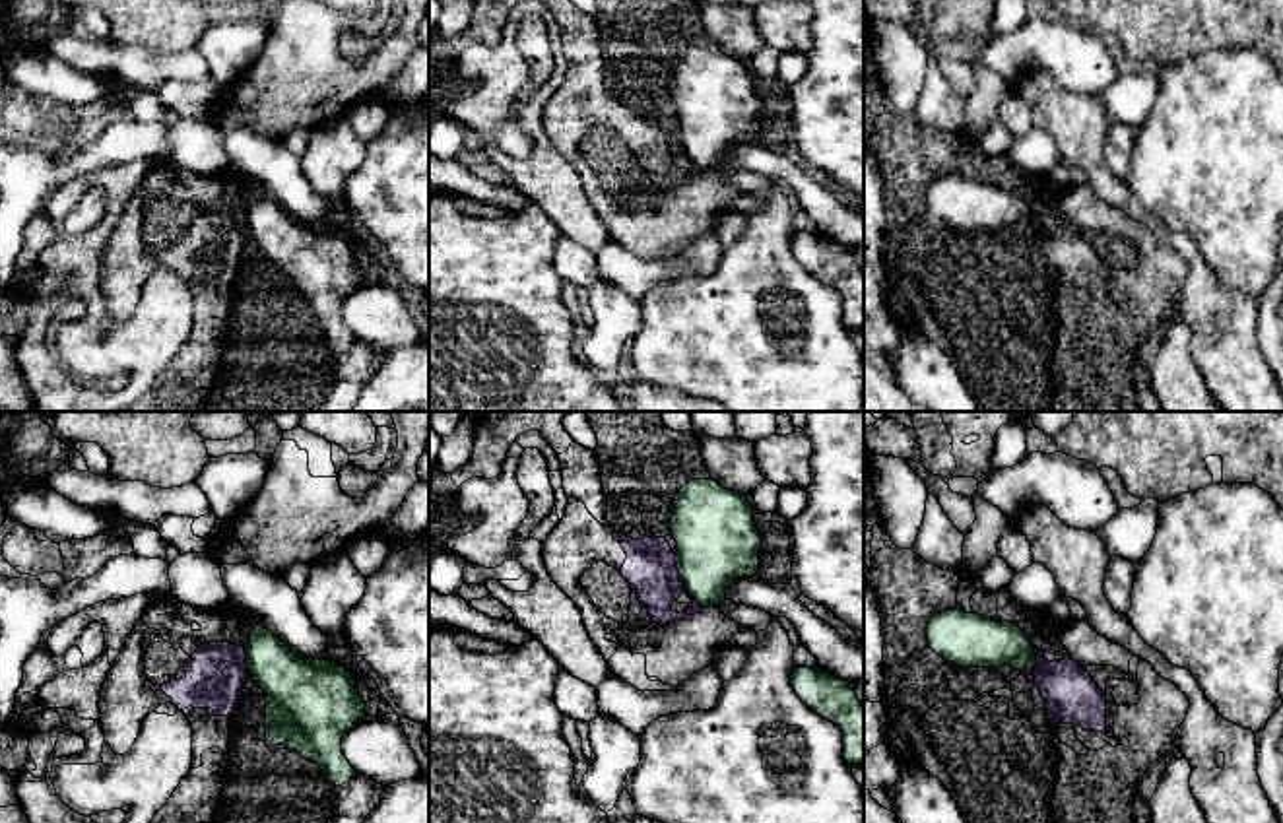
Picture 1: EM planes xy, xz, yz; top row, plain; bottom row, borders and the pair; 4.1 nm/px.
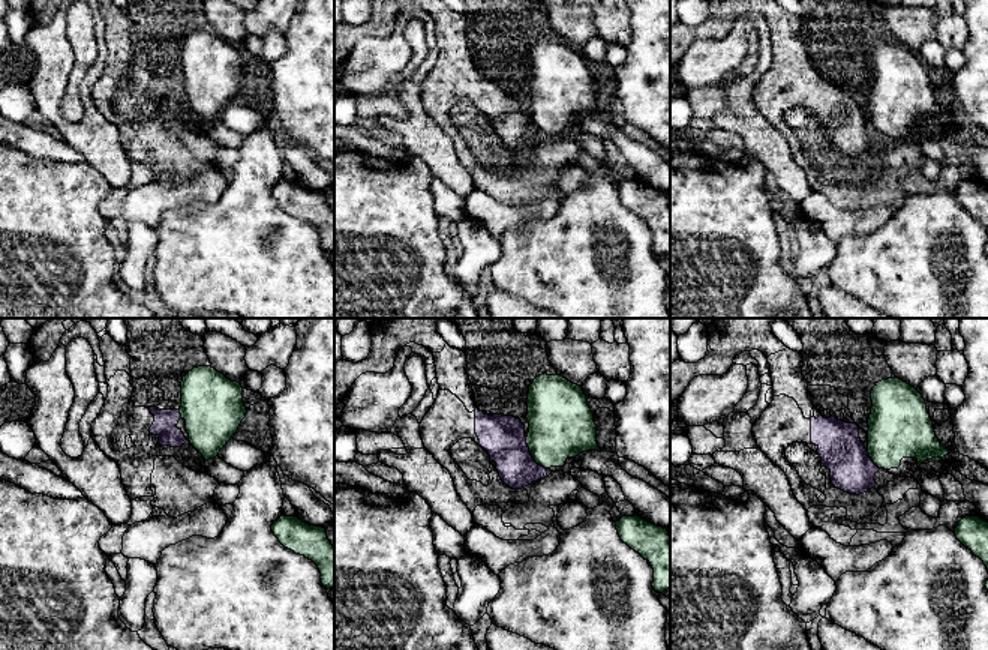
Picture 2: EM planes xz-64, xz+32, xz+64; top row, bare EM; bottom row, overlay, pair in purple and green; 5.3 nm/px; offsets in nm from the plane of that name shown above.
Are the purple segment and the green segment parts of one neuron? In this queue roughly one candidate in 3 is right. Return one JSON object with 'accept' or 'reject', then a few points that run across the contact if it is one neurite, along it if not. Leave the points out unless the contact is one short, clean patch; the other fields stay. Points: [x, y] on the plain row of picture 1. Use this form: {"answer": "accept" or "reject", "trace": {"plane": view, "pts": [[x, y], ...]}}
{"answer": "reject", "trace": {"plane": "xz", "pts": [[674, 119], [678, 142], [684, 150]]}}

